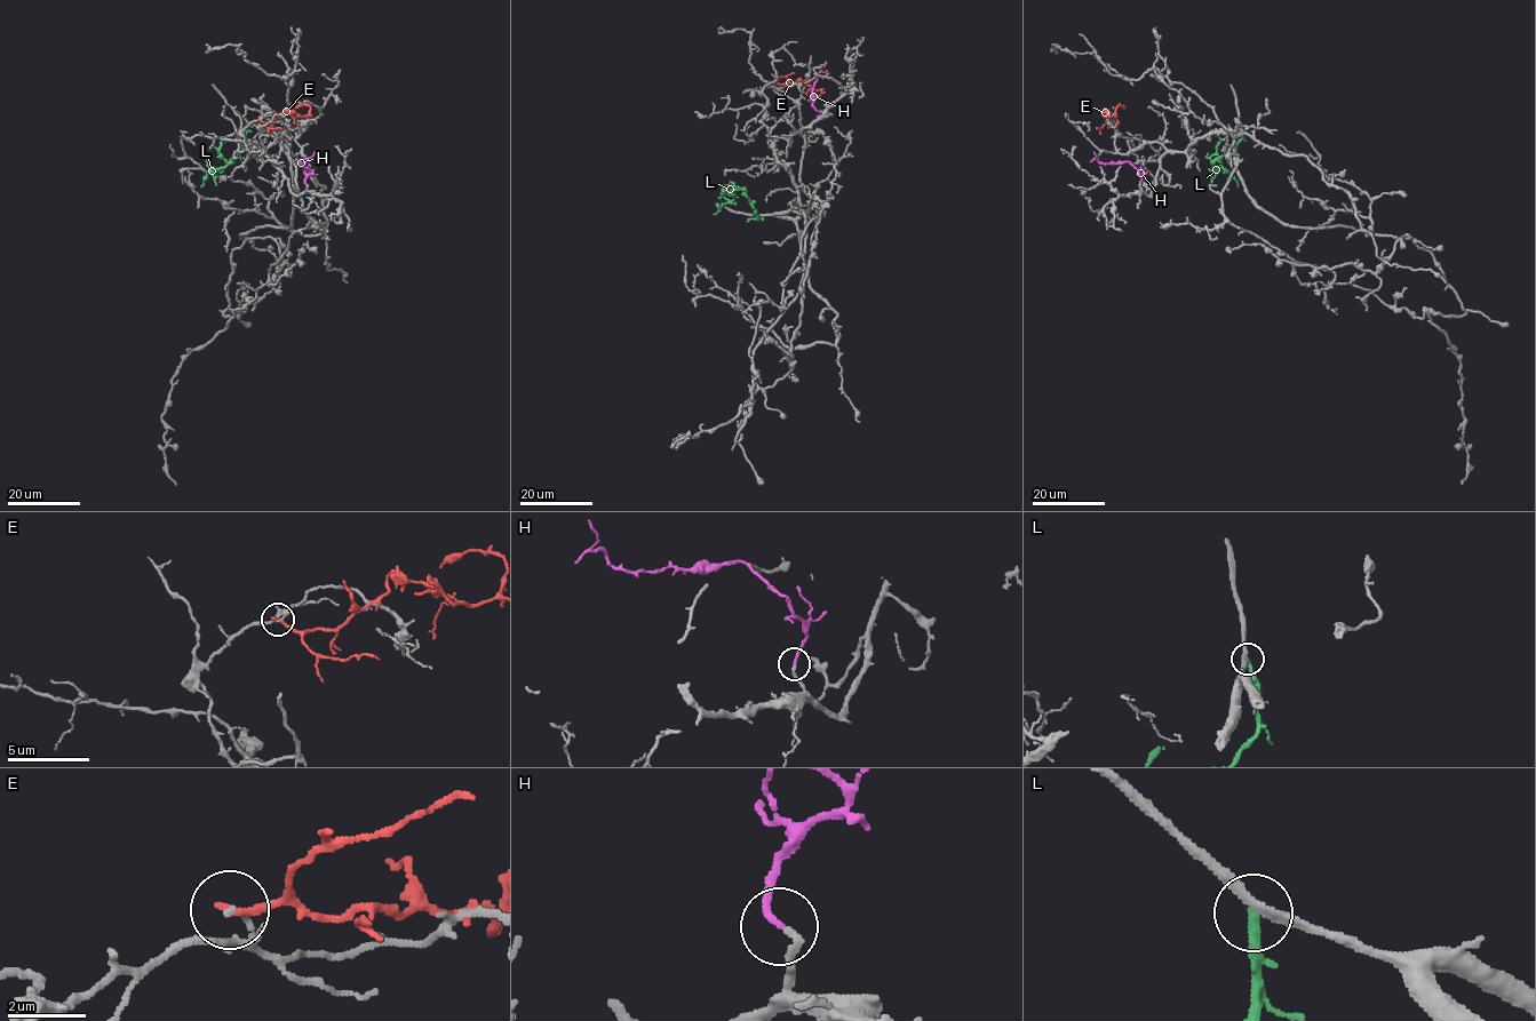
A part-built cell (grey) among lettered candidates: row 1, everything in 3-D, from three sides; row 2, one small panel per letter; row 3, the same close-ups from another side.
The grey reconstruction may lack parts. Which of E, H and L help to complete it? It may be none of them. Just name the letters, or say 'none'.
H

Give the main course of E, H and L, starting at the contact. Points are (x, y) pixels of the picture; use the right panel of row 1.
E: (1107, 120), (1109, 111), (1105, 110), (1114, 117), (1119, 105), (1124, 109)
H: (1139, 184), (1141, 175), (1128, 161), (1099, 162), (1093, 152)
L: (1239, 121), (1242, 138), (1212, 161), (1214, 167), (1223, 167), (1238, 186)

